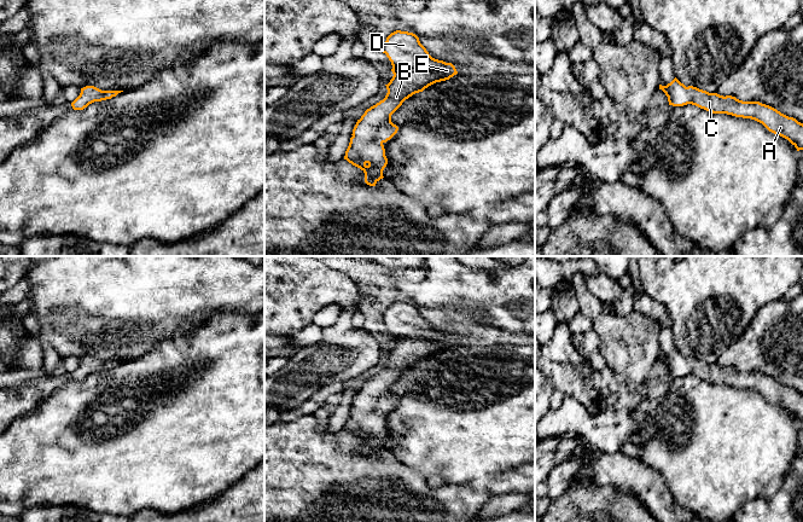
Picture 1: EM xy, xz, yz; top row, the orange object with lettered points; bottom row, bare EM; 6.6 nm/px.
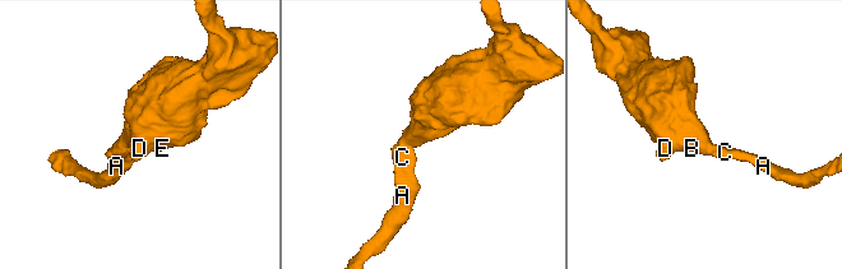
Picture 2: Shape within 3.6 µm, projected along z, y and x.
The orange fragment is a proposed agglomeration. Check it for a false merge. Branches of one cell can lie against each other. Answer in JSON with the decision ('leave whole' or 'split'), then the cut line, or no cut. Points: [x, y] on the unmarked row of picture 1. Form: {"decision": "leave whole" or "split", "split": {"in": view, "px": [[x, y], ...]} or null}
{"decision": "leave whole", "split": null}

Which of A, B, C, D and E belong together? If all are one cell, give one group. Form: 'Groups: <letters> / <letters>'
Groups: A B C D E

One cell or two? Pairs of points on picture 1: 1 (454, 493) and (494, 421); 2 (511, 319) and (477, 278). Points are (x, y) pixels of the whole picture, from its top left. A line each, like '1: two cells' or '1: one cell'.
1: two cells
2: one cell

